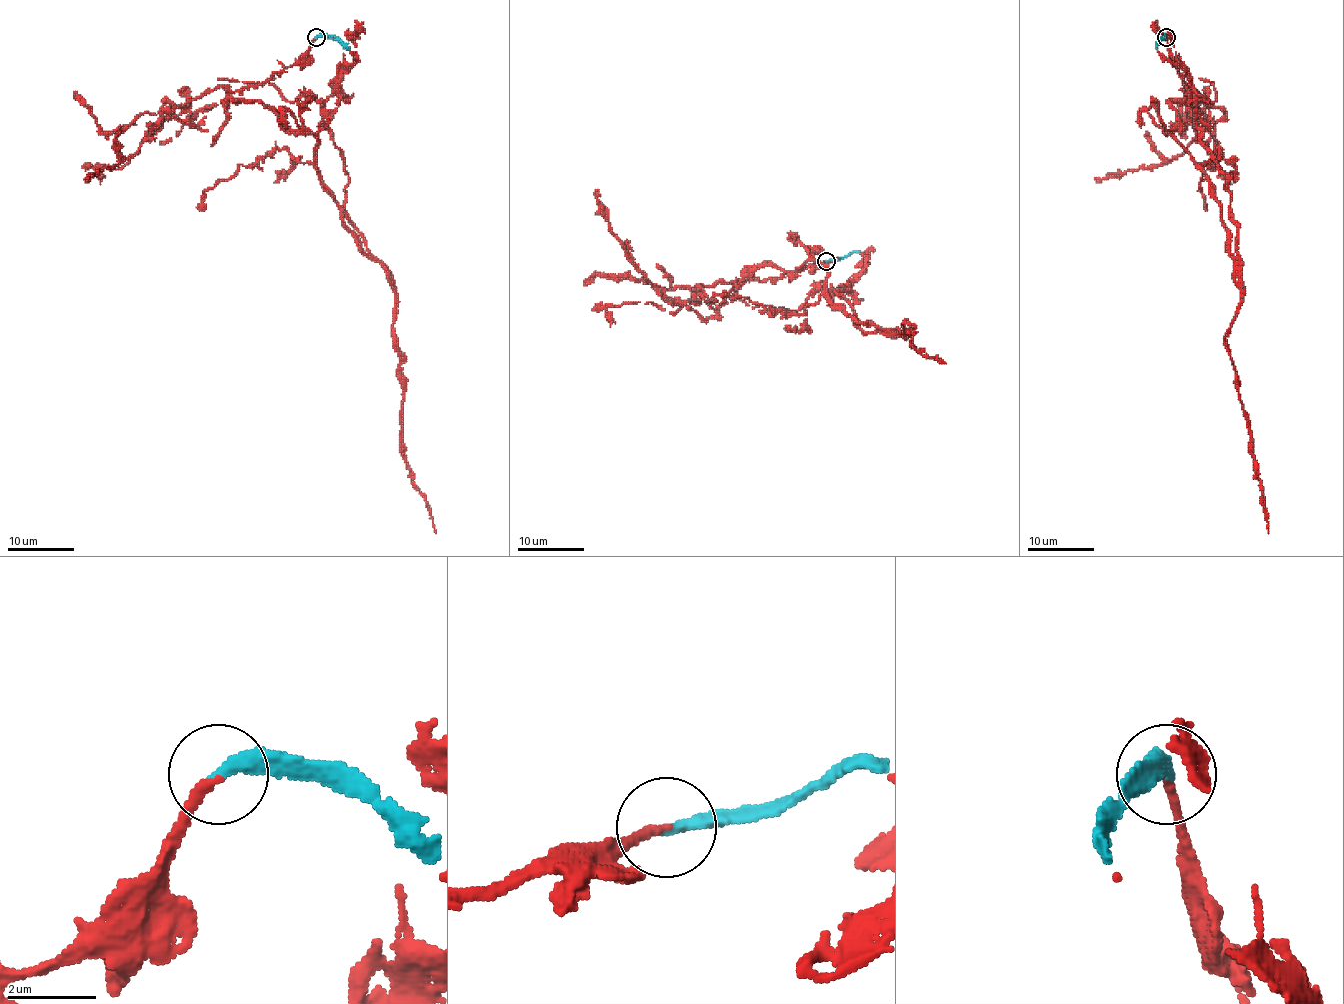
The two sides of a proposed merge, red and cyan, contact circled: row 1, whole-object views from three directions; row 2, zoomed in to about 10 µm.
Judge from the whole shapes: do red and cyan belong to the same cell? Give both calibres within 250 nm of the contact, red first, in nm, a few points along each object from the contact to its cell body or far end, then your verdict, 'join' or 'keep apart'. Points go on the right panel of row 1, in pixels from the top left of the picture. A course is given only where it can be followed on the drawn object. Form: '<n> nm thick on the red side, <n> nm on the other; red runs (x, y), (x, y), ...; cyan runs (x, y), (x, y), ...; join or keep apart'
220 nm thick on the red side, 340 nm on the other; red runs (1165, 37), (1189, 96), (1170, 101), (1175, 124), (1165, 134), (1222, 207), (1240, 290), (1225, 346), (1268, 533); cyan runs (1165, 37), (1157, 45), (1157, 50); join

